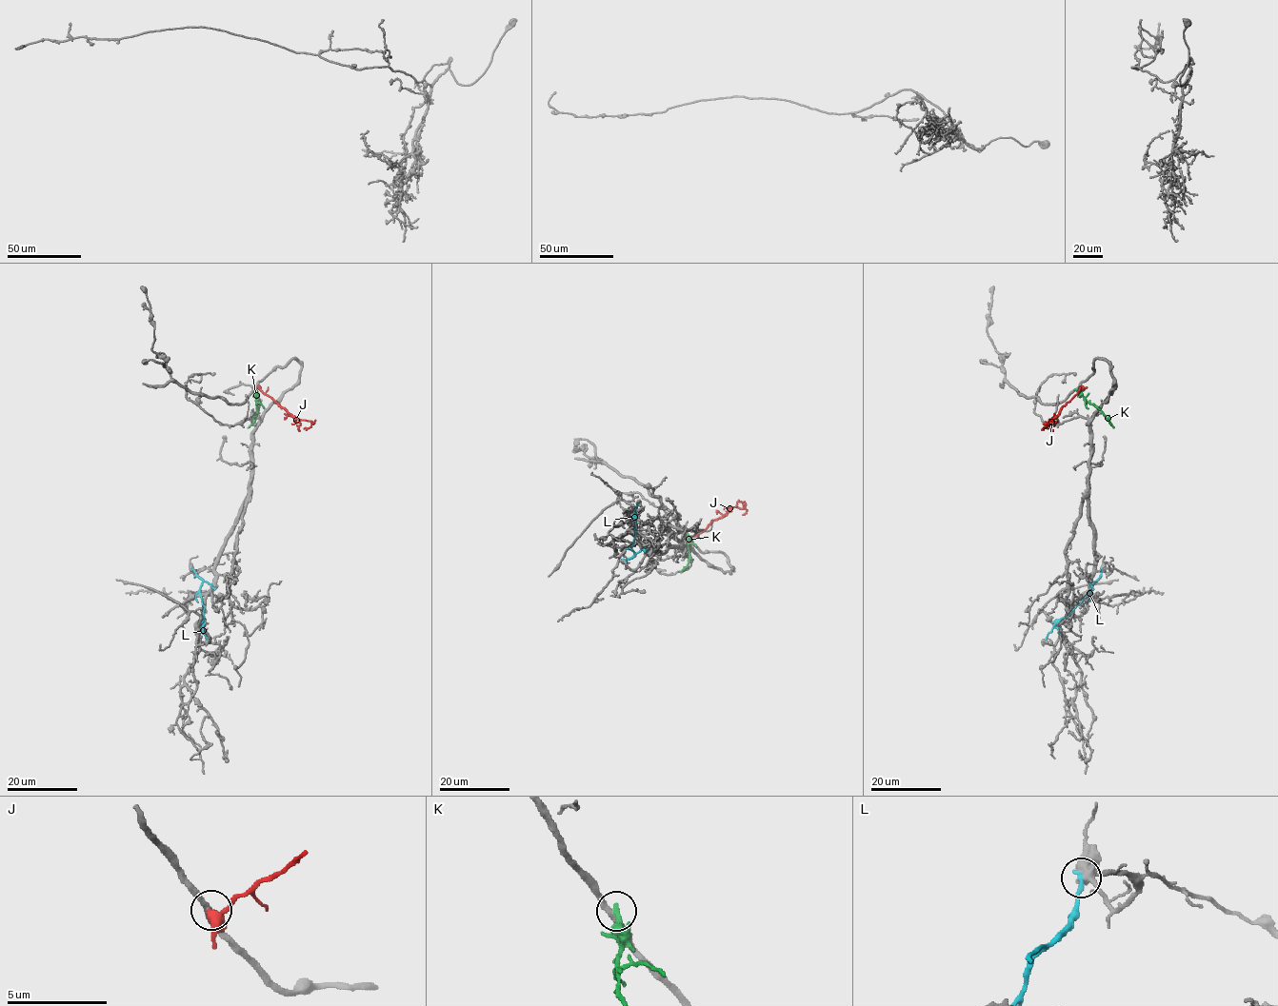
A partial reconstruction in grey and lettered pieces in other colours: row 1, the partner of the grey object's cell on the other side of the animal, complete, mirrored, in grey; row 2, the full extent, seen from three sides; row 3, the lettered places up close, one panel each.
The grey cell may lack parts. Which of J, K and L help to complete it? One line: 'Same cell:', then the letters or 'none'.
Same cell: none

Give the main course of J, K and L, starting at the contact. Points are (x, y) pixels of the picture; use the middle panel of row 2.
J: (690, 539), (730, 507), (742, 508), (743, 504), (737, 502), (735, 506)
K: (688, 534), (688, 562), (680, 572)
L: (624, 560), (634, 554), (631, 544), (635, 533), (634, 508), (638, 504)

